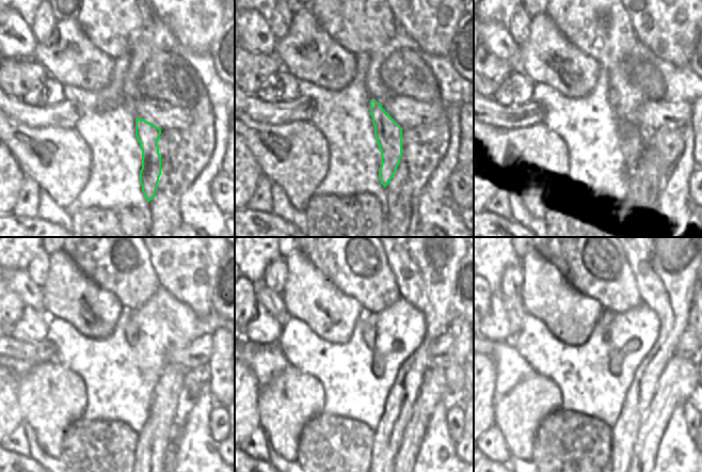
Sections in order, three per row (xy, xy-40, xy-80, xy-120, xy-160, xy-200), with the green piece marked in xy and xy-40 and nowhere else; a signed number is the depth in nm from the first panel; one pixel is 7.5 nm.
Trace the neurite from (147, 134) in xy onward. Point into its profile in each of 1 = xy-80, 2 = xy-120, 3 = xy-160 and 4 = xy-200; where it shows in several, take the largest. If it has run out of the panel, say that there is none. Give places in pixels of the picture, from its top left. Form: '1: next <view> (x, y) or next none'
1: next xy-80 (631, 134)
2: next xy-120 (131, 328)
3: next xy-160 (370, 318)
4: next xy-200 (607, 316)

